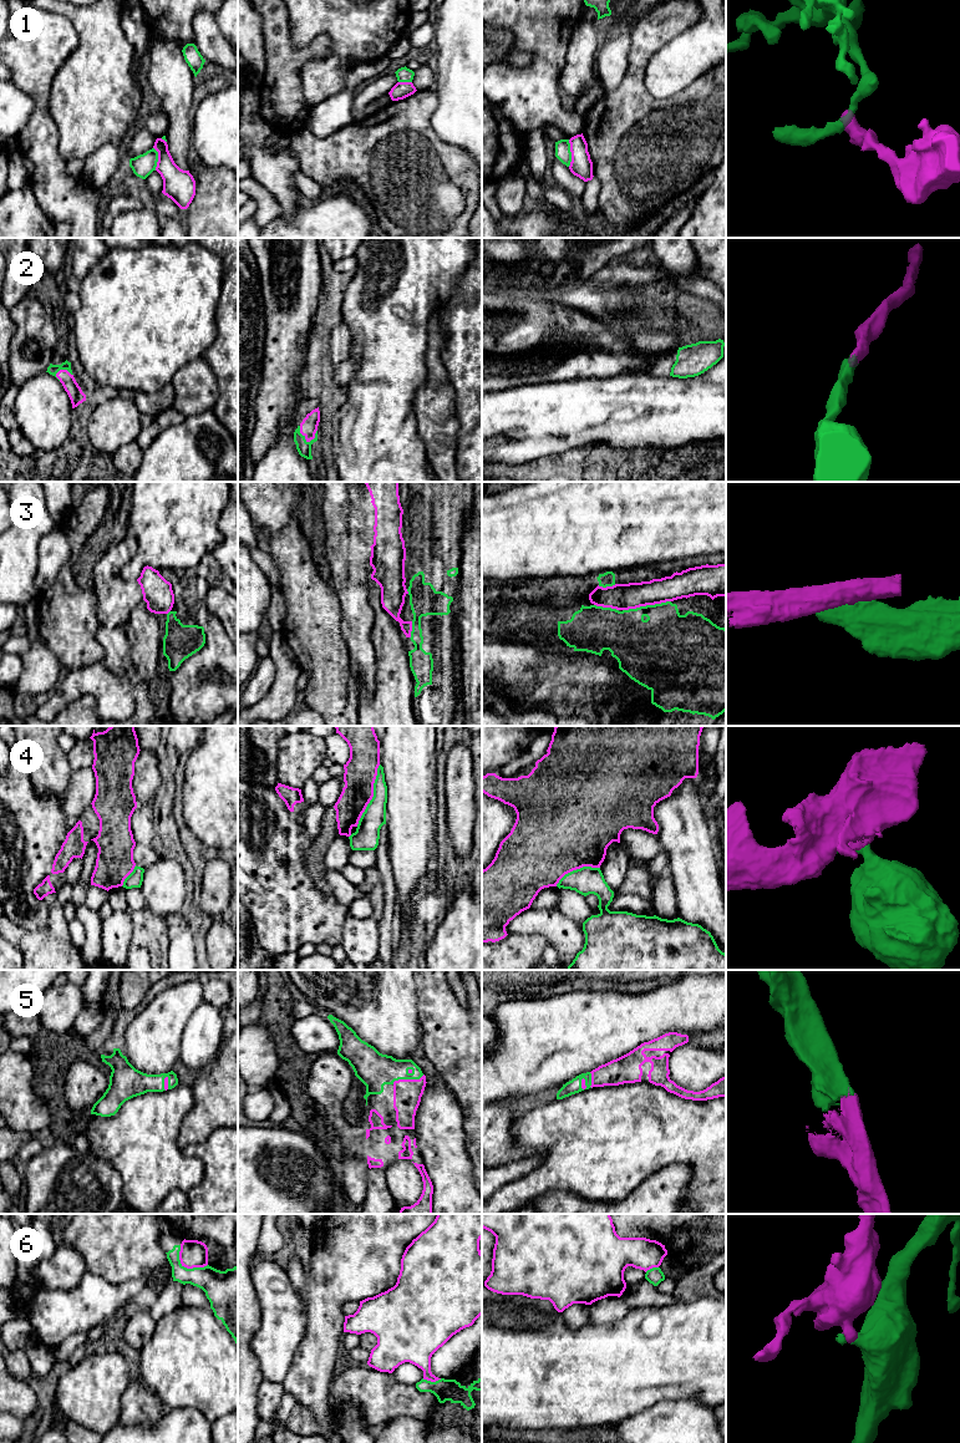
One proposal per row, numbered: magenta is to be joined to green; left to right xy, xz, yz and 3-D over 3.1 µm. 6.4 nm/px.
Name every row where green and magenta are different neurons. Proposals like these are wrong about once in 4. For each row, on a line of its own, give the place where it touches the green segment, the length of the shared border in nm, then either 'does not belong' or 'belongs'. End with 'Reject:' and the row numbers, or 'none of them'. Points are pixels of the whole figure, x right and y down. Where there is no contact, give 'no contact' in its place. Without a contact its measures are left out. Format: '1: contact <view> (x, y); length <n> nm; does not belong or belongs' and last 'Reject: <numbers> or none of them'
1: contact yz (570, 153); length 180 nm; does not belong
2: contact xz (304, 437); length 130 nm; belongs
3: contact yz (646, 605); length 320 nm; does not belong
4: contact xz (374, 796); length 420 nm; does not belong
5: contact xz (407, 1078); length 220 nm; belongs
6: contact xy (186, 1268); length 220 nm; does not belong
Reject: 1, 3, 4, 6

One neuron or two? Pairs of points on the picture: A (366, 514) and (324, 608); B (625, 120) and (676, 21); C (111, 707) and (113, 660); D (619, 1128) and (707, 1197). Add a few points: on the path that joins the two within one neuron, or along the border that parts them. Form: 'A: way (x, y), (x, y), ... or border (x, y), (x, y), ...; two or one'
A: border (328, 577), (338, 598), (343, 616); two
B: way (631, 94), (638, 56), (650, 42); one
C: border (102, 661), (110, 670), (123, 676); two
D: way (646, 1128), (663, 1128), (704, 1169); one

